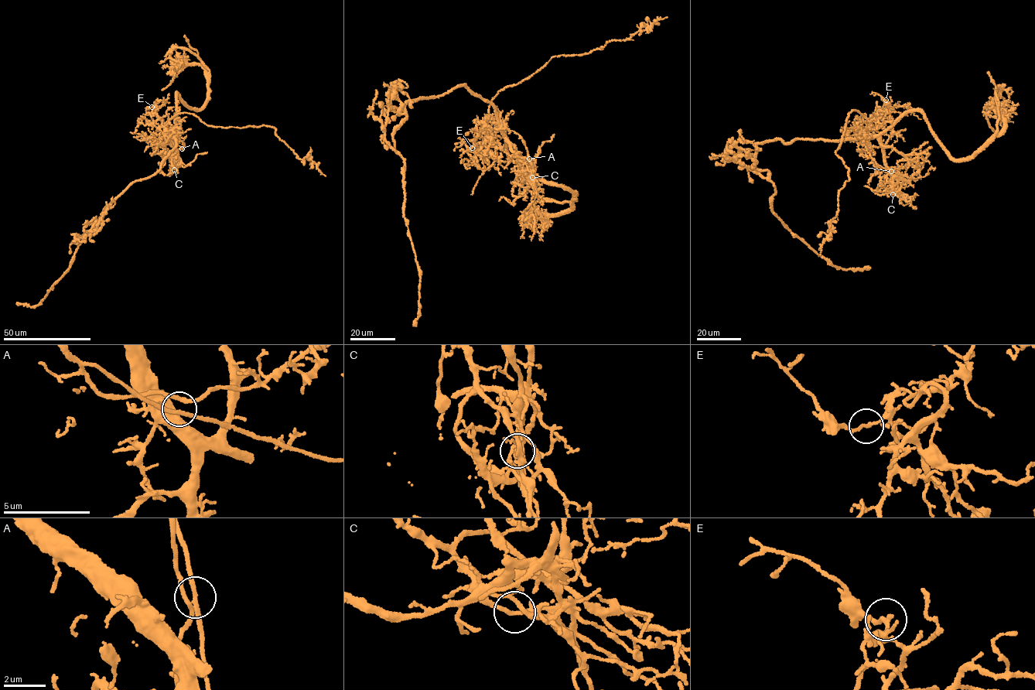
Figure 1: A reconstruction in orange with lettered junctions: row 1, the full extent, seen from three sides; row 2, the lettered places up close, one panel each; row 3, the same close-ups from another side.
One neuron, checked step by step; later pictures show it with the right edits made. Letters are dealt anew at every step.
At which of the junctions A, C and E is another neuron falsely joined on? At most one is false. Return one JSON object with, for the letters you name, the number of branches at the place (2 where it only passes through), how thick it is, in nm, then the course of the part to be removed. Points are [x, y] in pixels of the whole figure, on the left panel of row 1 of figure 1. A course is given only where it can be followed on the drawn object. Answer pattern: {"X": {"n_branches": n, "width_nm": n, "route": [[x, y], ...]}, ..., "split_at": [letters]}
{"C": {"n_branches": 2, "width_nm": 200, "route": [[174, 169], [163, 147], [165, 122], [186, 112], [209, 125], [274, 127], [297, 156], [309, 158], [325, 176]]}, "split_at": ["C"]}

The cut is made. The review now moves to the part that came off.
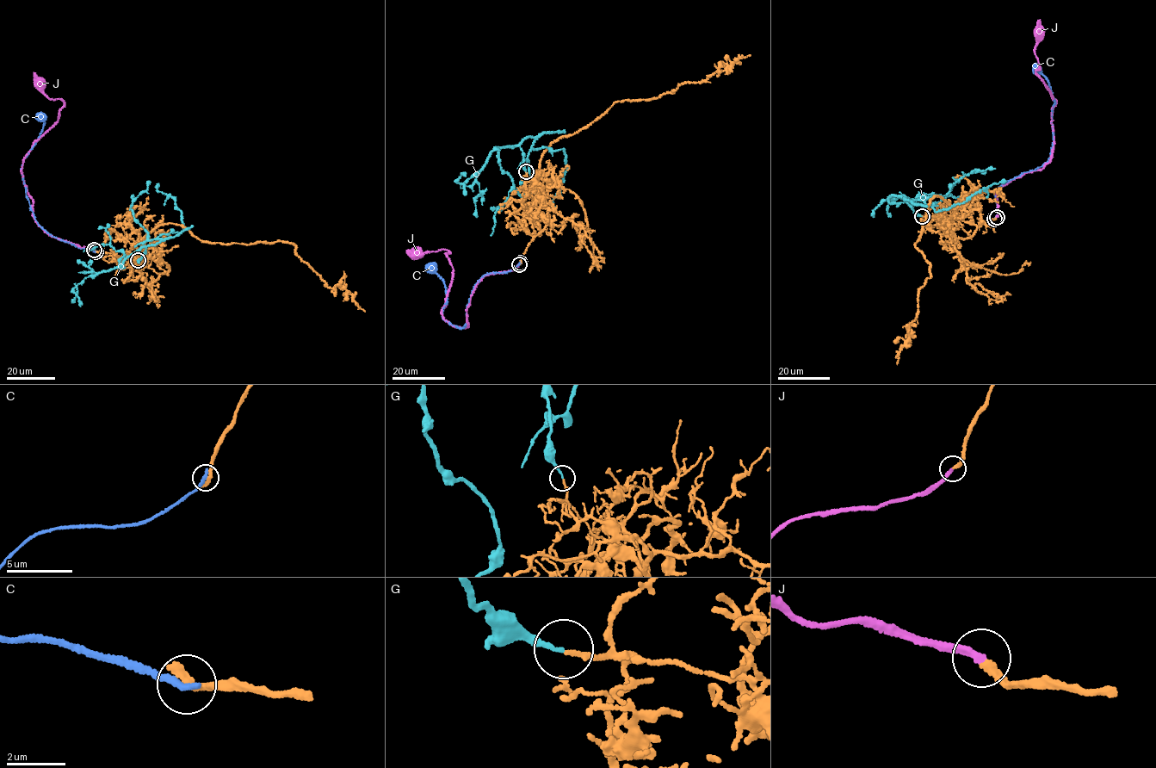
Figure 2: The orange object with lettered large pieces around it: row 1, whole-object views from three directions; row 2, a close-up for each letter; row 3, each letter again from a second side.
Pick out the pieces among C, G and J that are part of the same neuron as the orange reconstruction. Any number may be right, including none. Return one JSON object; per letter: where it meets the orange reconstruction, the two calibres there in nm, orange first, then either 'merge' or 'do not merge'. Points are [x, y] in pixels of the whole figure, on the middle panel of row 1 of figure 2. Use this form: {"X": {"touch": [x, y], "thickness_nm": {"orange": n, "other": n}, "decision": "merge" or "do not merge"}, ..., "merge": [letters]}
{"C": {"touch": [520, 263], "thickness_nm": {"orange": 360, "other": 280}, "decision": "do not merge"}, "G": {"touch": [526, 171], "thickness_nm": {"orange": 150, "other": 150}, "decision": "do not merge"}, "J": {"touch": [519, 264], "thickness_nm": {"orange": 280, "other": 260}, "decision": "merge"}, "merge": ["J"]}

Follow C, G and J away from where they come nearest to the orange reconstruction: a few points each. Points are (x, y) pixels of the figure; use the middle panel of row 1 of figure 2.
C: (520, 263), (509, 271), (486, 274), (475, 285), (460, 328), (442, 318), (445, 287), (427, 264)
G: (526, 171), (519, 145), (524, 139), (535, 138), (534, 148), (564, 149), (567, 168), (553, 200), (555, 207)
J: (519, 264), (486, 275), (475, 287), (468, 326), (460, 328), (441, 312), (452, 279), (450, 252), (405, 252)

